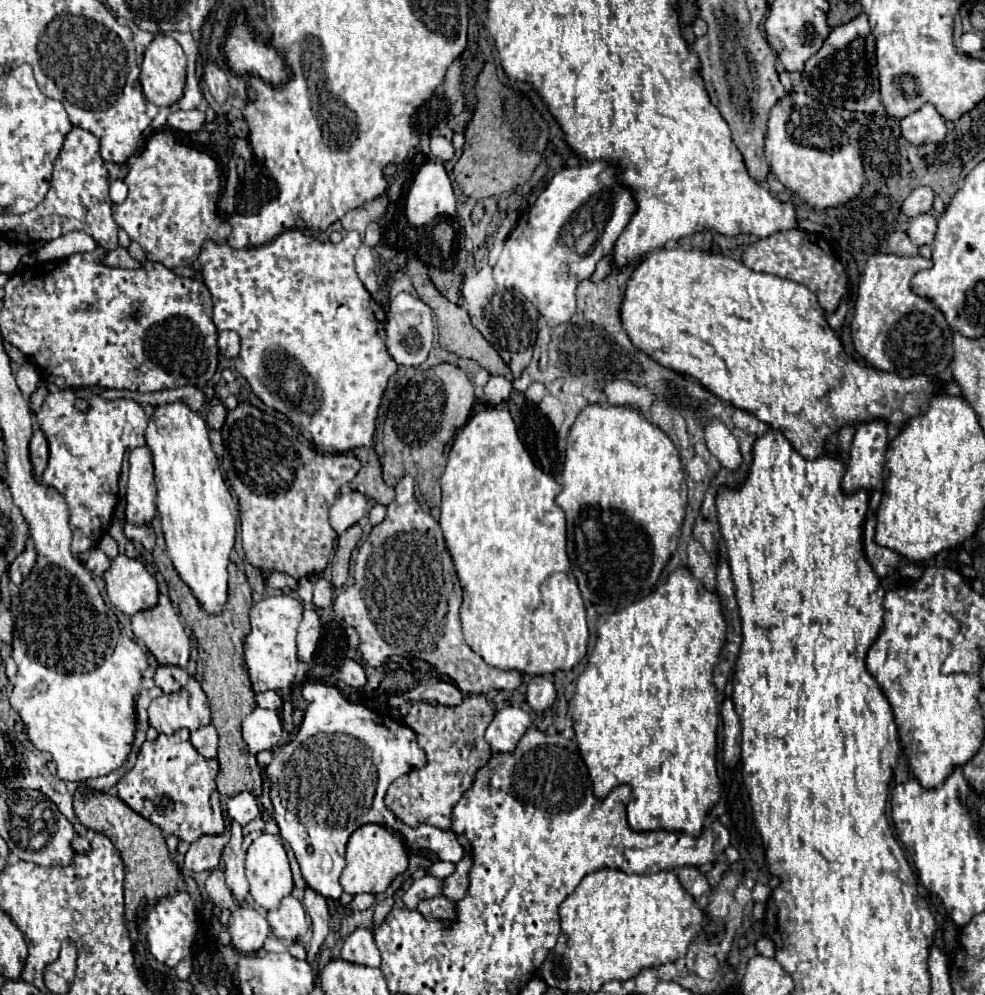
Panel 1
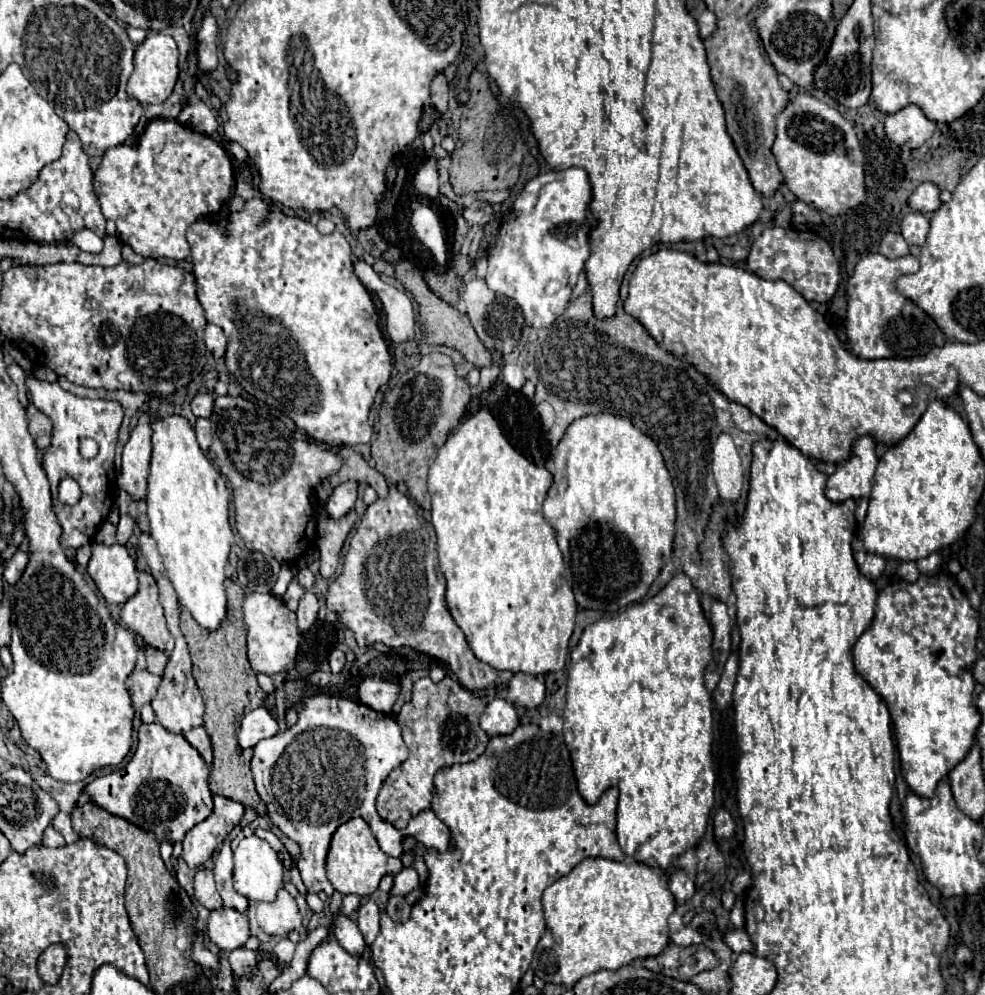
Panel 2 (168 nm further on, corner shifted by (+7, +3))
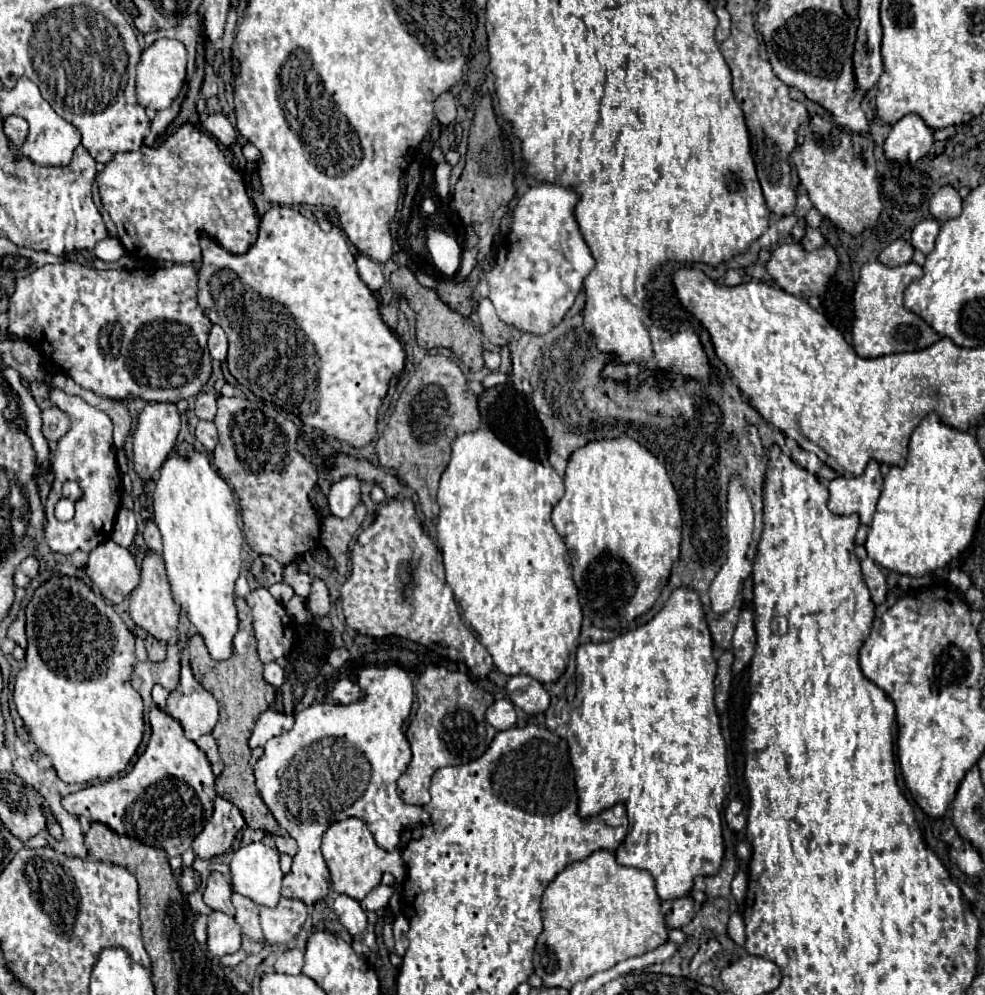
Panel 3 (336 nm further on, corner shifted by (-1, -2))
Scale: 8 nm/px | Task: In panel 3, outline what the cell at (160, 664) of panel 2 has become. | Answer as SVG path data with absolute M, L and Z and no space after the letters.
M146 636L144 638L144 644L146 644L146 652L148 652L148 658L152 662L160 662L166 658L166 644L156 640L154 636Z

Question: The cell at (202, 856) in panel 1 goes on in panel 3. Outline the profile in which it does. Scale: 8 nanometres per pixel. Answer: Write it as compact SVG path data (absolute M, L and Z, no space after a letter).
M226 798L214 800L214 814L204 826L204 830L194 838L192 850L200 858L214 858L224 854L230 846L236 834L244 828L244 818L240 810L230 804Z

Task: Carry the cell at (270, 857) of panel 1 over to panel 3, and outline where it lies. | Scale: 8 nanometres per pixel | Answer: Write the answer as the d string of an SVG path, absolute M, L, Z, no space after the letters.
M252 842L234 852L234 858L230 862L230 882L232 890L240 892L242 896L254 900L258 906L276 906L280 900L280 886L282 886L282 870L278 862L278 854L274 848L270 848L264 842Z

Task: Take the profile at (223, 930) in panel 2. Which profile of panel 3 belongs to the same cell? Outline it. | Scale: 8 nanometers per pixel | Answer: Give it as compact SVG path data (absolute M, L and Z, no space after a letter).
M210 912L208 914L208 938L206 938L206 950L212 956L226 956L236 950L240 950L242 942L242 930L238 922L224 914L224 912Z

